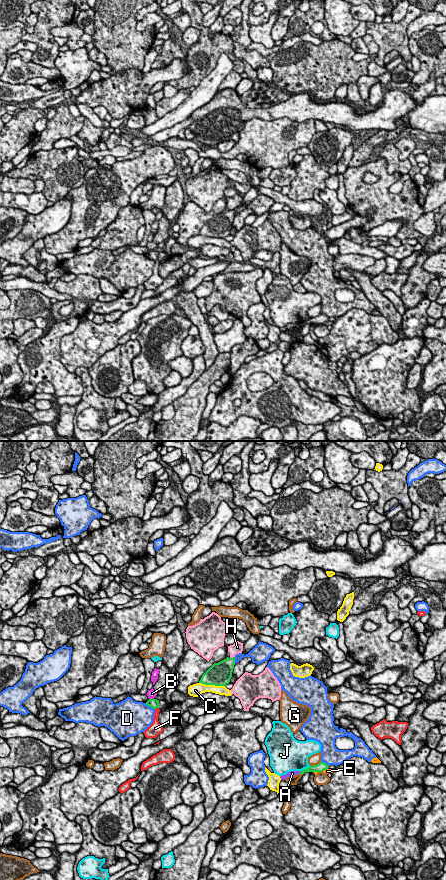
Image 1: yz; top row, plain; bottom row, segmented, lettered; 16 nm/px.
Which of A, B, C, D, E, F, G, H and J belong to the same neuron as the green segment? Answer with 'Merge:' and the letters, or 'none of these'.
Merge: A

